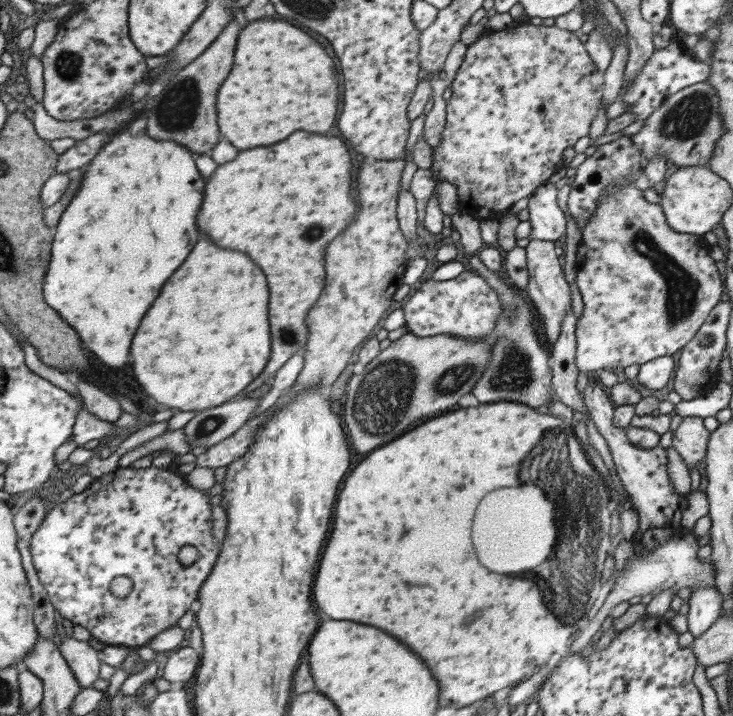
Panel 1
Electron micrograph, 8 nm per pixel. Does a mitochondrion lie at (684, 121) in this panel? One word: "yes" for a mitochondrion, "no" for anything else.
yes

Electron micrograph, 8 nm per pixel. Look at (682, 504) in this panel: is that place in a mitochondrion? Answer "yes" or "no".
no

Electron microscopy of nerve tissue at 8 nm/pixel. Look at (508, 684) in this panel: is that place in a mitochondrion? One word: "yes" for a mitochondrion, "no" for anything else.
no

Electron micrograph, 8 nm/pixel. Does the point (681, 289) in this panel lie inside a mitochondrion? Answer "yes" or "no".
yes

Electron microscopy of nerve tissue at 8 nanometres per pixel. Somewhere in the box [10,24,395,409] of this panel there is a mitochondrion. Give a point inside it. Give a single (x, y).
(177, 112)

